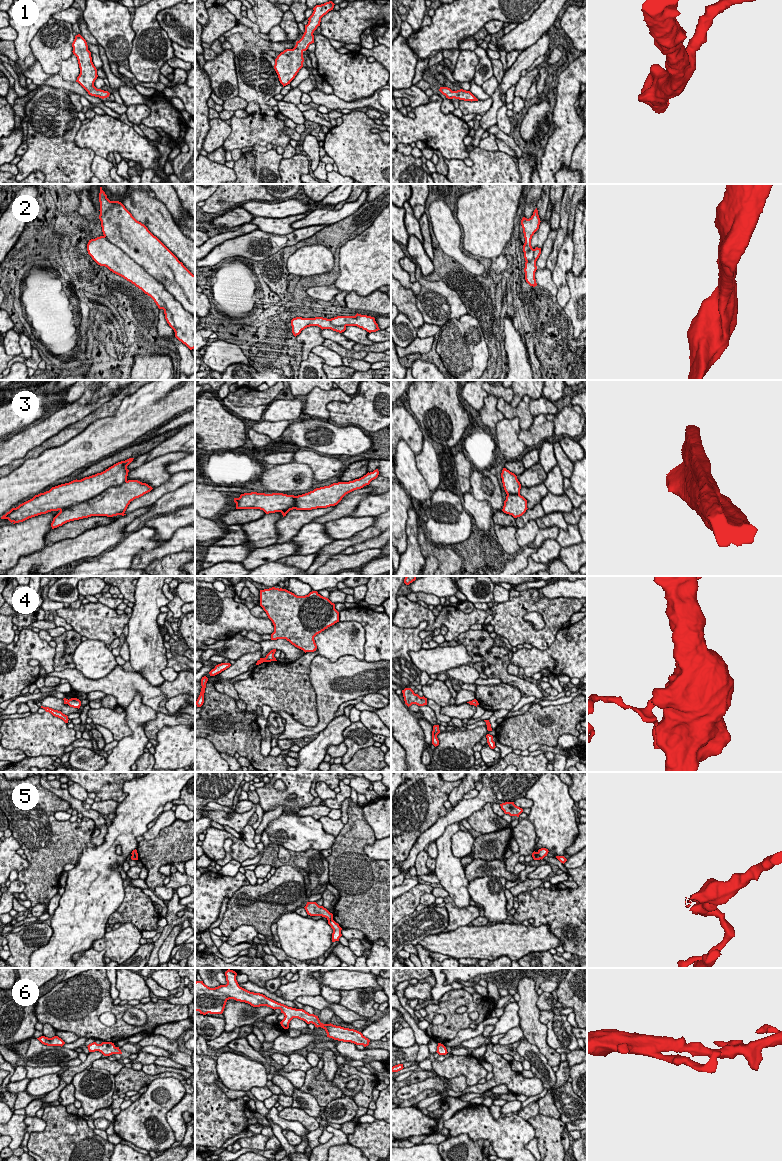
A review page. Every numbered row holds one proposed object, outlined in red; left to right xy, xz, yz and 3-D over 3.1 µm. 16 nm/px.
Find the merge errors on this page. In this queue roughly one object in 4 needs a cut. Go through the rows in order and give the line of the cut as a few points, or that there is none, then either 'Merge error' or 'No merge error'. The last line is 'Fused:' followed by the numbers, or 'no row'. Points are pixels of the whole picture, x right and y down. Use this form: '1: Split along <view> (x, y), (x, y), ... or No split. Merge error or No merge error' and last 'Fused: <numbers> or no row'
1: No split. No merge error
2: Split along xy (103, 236), (156, 278), (194, 317). Merge error
3: Split along xy (126, 480), (60, 511). Merge error
4: Split along xy (69, 700), (67, 703). Merge error
5: Split along xz (332, 919), (328, 921). Merge error
6: No split. No merge error
Fused: 2, 3, 4, 5

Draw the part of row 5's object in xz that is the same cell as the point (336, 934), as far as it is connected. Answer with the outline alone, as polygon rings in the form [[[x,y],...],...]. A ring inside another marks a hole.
[[[334,920],[328,921],[328,924],[333,929],[332,942],[339,941],[339,938],[342,936],[342,934],[341,934],[342,928]]]

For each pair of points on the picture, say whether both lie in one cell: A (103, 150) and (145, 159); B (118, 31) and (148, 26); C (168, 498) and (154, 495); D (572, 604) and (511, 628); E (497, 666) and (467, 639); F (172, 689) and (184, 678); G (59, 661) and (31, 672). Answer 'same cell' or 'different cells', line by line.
A: same cell
B: different cells
C: different cells
D: same cell
E: same cell
F: same cell
G: different cells

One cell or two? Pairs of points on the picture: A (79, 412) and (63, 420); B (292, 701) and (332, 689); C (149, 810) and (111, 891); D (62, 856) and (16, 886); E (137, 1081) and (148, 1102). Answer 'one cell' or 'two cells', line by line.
A: one cell
B: two cells
C: one cell
D: two cells
E: two cells

